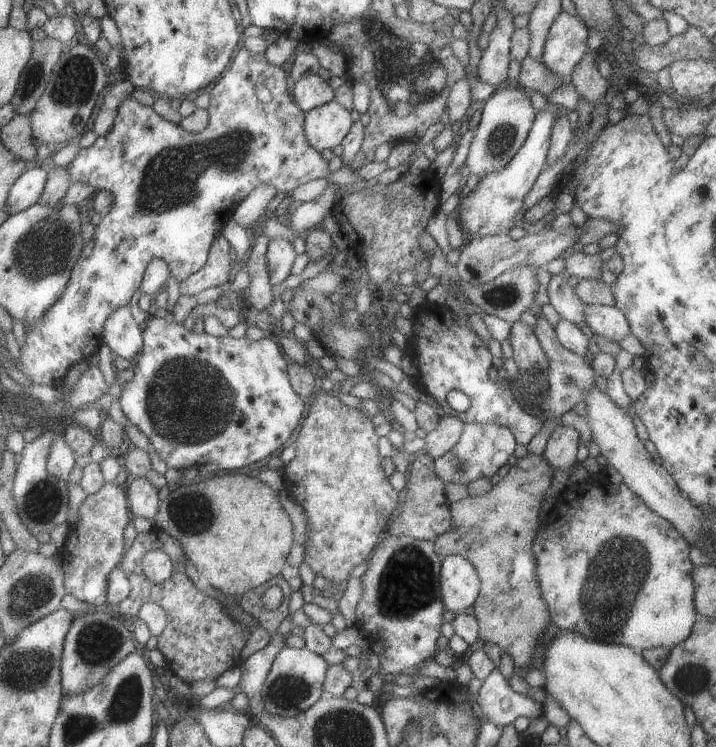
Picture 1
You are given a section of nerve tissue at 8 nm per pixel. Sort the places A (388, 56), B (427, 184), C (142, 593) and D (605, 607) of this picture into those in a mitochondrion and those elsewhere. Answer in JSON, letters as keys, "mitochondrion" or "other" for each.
{"A":"mitochondrion","B":"other","C":"other","D":"mitochondrion"}

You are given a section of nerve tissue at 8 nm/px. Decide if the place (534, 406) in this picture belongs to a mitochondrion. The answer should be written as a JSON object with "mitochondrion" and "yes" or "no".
{"mitochondrion":"no"}

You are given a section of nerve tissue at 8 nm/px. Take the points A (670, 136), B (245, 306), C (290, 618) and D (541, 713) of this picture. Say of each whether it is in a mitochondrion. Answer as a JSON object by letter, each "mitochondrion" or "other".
{"A":"other","B":"other","C":"other","D":"other"}

